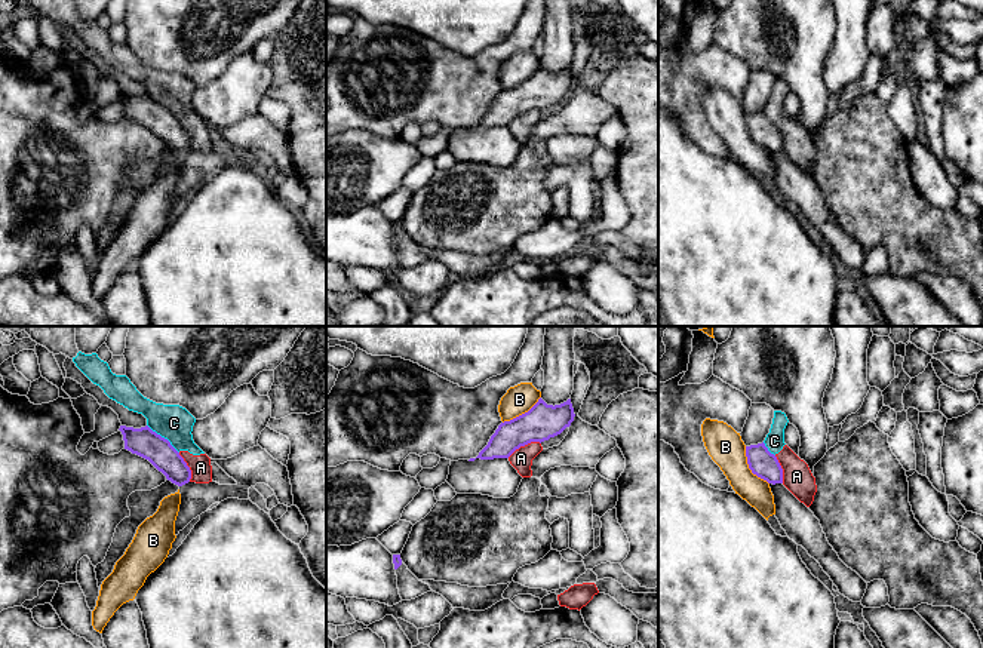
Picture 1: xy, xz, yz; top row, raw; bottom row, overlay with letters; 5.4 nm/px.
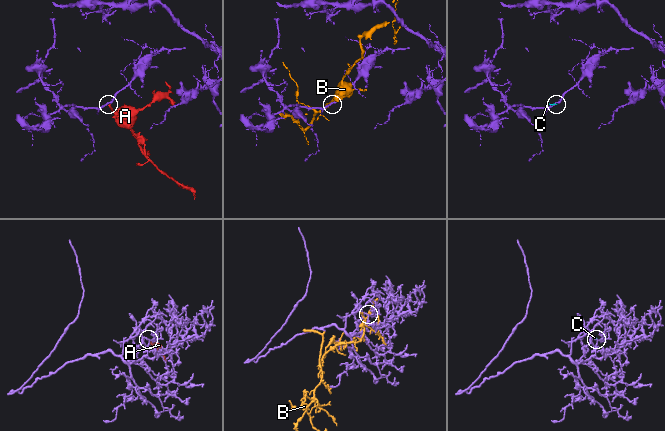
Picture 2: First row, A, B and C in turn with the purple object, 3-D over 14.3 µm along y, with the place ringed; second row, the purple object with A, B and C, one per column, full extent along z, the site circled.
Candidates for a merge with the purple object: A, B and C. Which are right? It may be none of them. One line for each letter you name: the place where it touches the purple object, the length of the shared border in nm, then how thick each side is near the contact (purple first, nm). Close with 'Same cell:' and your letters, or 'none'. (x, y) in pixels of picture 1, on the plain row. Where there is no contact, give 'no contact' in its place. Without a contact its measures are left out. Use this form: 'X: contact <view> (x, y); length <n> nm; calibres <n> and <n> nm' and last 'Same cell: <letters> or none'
Same cell: none

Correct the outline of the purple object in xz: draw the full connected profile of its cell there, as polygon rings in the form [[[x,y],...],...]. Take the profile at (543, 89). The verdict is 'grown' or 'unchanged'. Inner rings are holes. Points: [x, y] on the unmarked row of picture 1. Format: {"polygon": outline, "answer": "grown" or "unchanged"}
{"polygon": [[[540,65],[528,80],[501,90],[476,126],[509,126],[520,114],[560,102],[574,85],[571,67],[553,74]]], "answer": "unchanged"}

